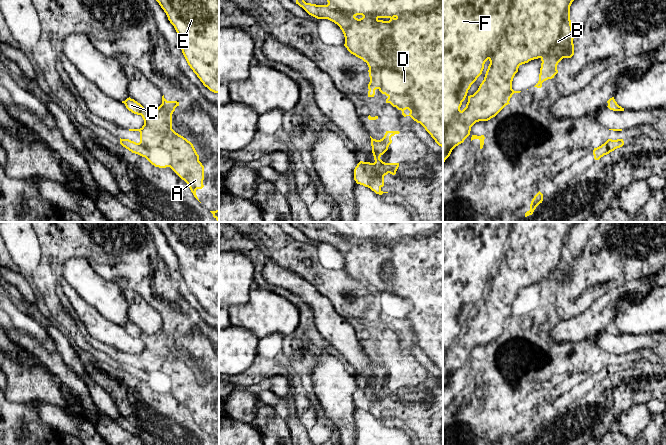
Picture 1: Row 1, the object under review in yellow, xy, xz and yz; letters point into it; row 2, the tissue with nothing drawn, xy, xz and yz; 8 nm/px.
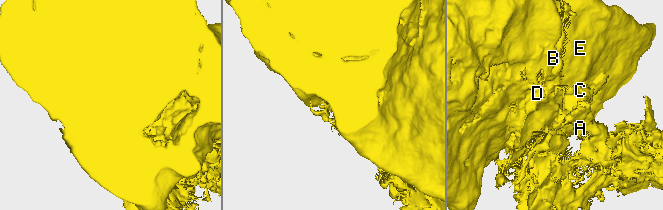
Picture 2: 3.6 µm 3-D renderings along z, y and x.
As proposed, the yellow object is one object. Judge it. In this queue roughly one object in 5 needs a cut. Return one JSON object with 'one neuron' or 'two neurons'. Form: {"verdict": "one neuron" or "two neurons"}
{"verdict": "one neuron"}

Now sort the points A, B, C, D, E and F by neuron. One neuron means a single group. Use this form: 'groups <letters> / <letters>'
groups A B C D E F

